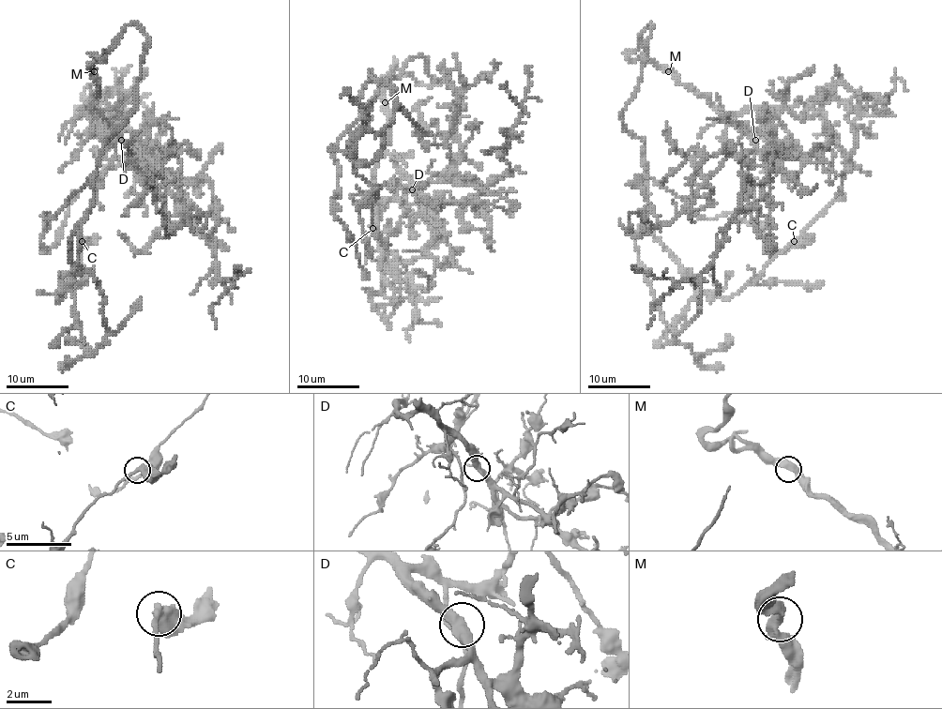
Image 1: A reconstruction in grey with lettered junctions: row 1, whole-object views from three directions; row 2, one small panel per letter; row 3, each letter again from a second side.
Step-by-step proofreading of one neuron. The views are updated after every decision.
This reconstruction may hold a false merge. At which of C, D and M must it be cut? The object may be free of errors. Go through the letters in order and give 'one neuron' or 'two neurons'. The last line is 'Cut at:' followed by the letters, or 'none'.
C: one neuron
D: one neuron
M: one neuron
Cut at: none

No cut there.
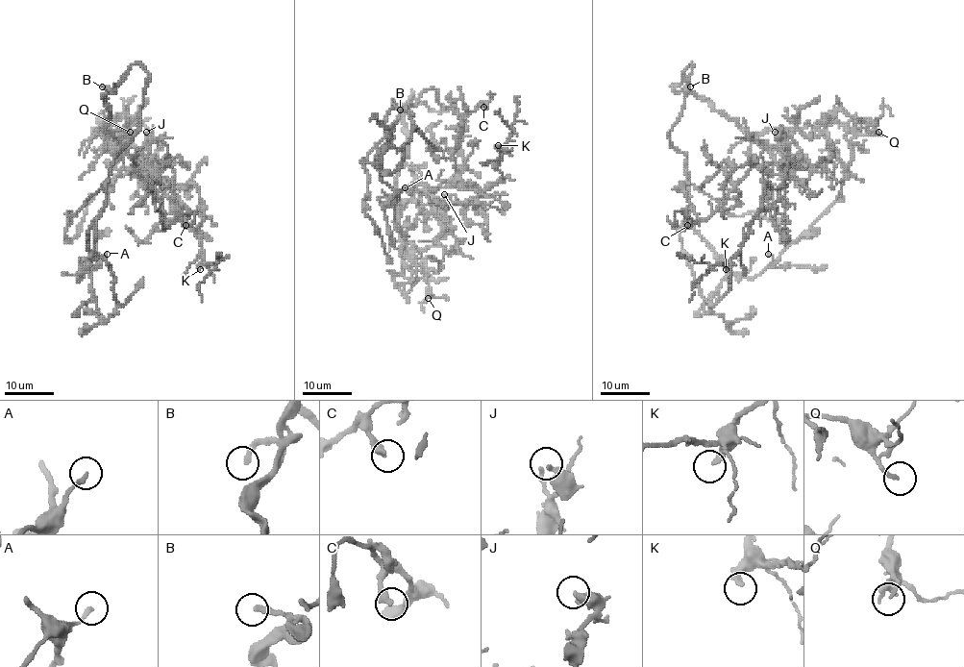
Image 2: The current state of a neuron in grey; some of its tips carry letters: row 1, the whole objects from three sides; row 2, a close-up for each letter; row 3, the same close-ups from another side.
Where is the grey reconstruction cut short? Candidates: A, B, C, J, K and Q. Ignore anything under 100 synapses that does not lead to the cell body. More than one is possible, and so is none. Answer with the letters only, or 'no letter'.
B

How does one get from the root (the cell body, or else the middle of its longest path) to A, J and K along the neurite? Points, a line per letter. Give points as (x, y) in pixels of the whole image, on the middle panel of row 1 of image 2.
A: (422, 102), (446, 110), (434, 88), (392, 108), (390, 141), (378, 155), (382, 181), (405, 187)
J: (422, 102), (412, 93), (404, 114), (405, 163), (434, 206), (444, 205), (444, 194)
K: (422, 102), (412, 93), (404, 114), (405, 163), (434, 198), (467, 201), (500, 182), (498, 145)

